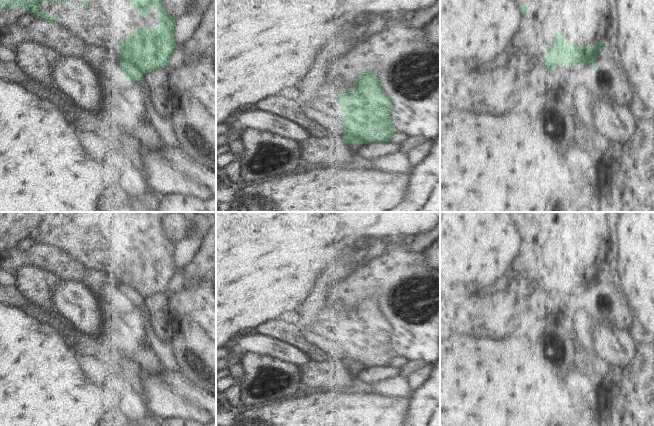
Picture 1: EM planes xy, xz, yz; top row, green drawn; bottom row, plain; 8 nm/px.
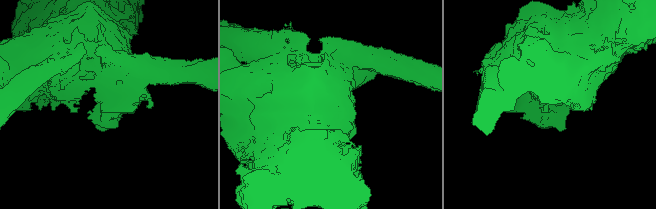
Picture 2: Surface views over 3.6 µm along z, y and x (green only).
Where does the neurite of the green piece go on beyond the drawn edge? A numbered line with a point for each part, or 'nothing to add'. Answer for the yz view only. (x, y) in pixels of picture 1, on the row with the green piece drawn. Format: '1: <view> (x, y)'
nothing to add

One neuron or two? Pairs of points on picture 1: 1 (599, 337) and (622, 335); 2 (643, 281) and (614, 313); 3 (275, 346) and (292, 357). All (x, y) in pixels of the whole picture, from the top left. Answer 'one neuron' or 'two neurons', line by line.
1: one neuron
2: two neurons
3: one neuron

